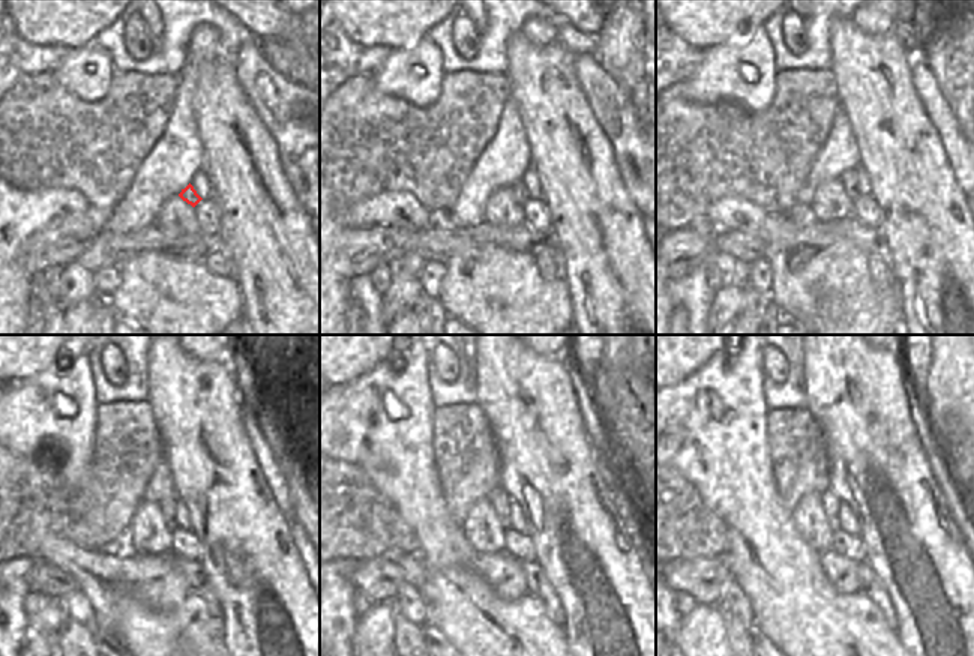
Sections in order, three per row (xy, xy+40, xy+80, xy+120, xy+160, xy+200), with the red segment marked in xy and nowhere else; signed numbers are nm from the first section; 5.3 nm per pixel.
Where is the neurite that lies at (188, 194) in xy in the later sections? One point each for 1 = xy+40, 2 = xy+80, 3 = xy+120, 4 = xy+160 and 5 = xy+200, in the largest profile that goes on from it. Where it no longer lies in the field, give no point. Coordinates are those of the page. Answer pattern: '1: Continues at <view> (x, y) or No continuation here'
1: Continues at xy+40 (518, 188)
2: Continues at xy+80 (850, 177)
3: Continues at xy+120 (167, 506)
4: Continues at xy+160 (499, 499)
5: Continues at xy+200 (830, 502)

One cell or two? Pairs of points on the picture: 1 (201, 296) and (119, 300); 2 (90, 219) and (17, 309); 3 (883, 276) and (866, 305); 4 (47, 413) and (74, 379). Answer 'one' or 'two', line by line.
1: one
2: two
3: two
4: one

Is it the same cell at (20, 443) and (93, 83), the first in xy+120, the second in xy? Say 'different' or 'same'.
same

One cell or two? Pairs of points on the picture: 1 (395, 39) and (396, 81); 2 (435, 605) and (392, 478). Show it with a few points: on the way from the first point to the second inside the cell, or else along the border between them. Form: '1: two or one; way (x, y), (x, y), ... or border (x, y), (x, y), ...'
1: two; border (426, 35), (413, 47), (399, 47), (392, 51)
2: one; way (437, 574), (437, 535), (422, 509)

